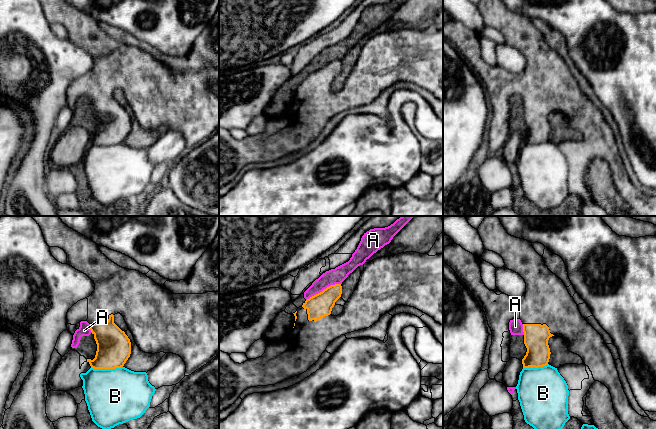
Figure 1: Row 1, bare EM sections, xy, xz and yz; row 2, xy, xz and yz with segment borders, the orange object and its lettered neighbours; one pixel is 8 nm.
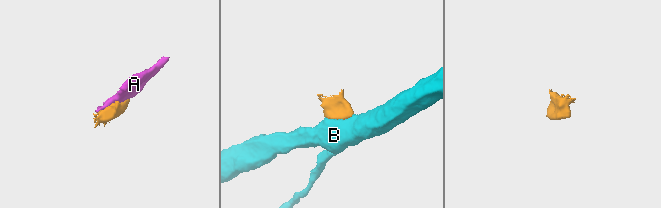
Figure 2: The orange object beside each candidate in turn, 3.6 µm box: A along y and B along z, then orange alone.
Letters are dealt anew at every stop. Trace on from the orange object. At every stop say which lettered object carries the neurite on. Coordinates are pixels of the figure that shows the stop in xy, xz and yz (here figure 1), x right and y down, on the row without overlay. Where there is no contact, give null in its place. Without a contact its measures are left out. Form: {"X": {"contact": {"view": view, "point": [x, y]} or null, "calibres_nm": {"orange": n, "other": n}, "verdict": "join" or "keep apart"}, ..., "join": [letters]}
{"A": {"contact": {"view": "xz", "point": [324, 65]}, "calibres_nm": {"orange": 190, "other": 130}, "verdict": "keep apart"}, "B": {"contact": {"view": "xy", "point": [106, 144]}, "calibres_nm": {"orange": 280, "other": 440}, "verdict": "keep apart"}, "join": []}

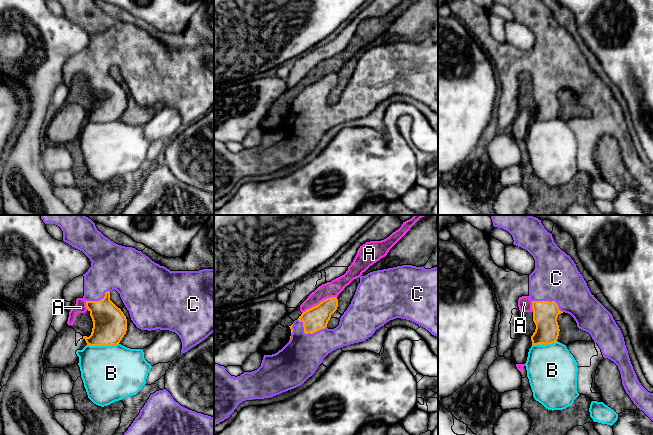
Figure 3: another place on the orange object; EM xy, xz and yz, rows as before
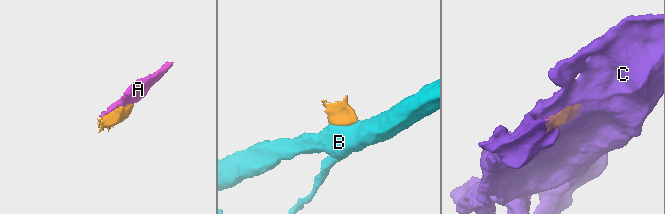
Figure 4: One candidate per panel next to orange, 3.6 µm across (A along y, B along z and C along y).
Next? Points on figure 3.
{"A": {"contact": {"view": "xz", "point": [320, 78]}, "calibres_nm": {"orange": 190, "other": 130}, "verdict": "keep apart"}, "B": {"contact": {"view": "xy", "point": [102, 121]}, "calibres_nm": {"orange": 280, "other": 440}, "verdict": "keep apart"}, "C": {"contact": {"view": "xz", "point": [308, 108]}, "calibres_nm": {"orange": 190, "other": 320}, "verdict": "join"}, "join": ["C"]}

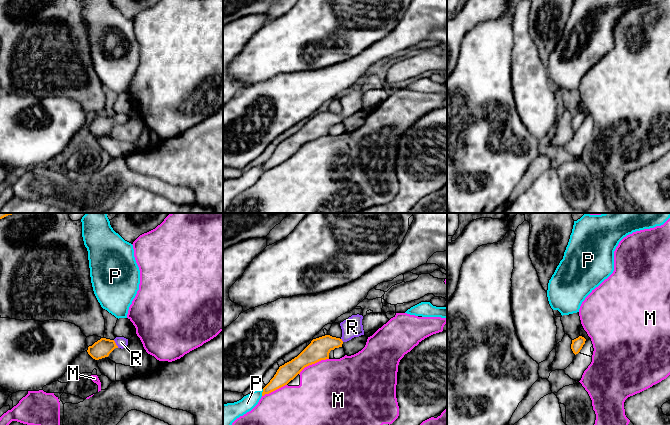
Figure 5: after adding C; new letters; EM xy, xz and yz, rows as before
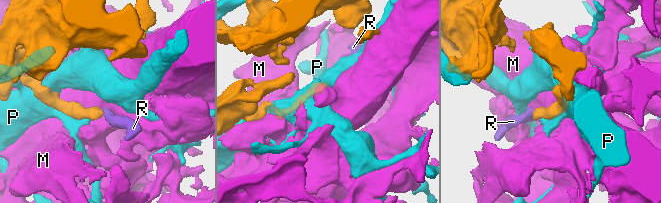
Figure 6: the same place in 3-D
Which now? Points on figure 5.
{"M": {"contact": {"view": "xz", "point": [313, 139]}, "calibres_nm": {"orange": 170, "other": 480}, "verdict": "keep apart"}, "P": {"contact": {"view": "xz", "point": [262, 168]}, "calibres_nm": {"orange": 140, "other": 120}, "verdict": "keep apart"}, "R": {"contact": {"view": "xy", "point": [115, 120]}, "calibres_nm": {"orange": 150, "other": 90}, "verdict": "join"}, "join": ["R"]}

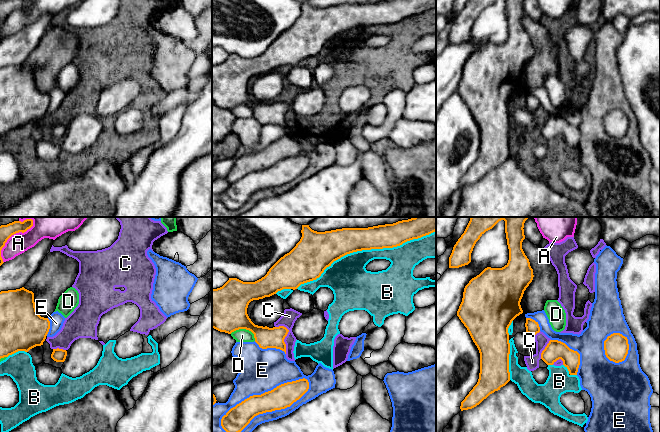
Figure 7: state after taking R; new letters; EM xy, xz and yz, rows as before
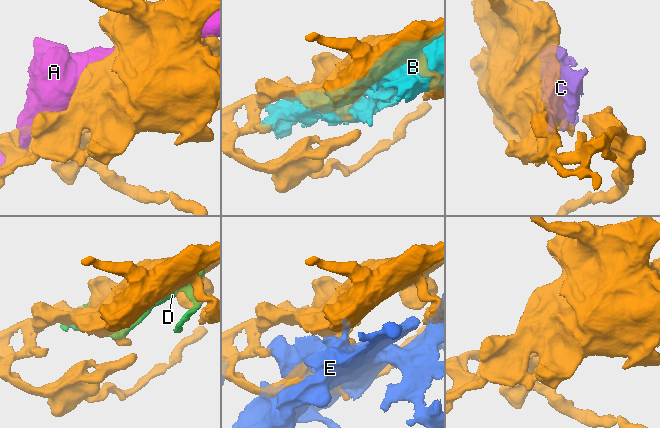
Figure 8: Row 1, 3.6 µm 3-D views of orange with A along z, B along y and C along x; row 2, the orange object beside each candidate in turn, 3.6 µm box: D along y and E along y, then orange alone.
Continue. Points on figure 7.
{"A": {"contact": {"view": "xy", "point": [9, 13]}, "calibres_nm": {"orange": 110, "other": 160}, "verdict": "keep apart"}, "B": {"contact": {"view": "xz", "point": [365, 25]}, "calibres_nm": {"orange": 220, "other": 300}, "verdict": "keep apart"}, "C": {"contact": {"view": "xz", "point": [286, 111]}, "calibres_nm": {"orange": 170, "other": 120}, "verdict": "keep apart"}, "D": {"contact": {"view": "xz", "point": [245, 104]}, "calibres_nm": {"orange": 360, "other": 110}, "verdict": "keep apart"}, "E": {"contact": {"view": "xz", "point": [261, 170]}, "calibres_nm": {"orange": 190, "other": 340}, "verdict": "keep apart"}, "join": []}

